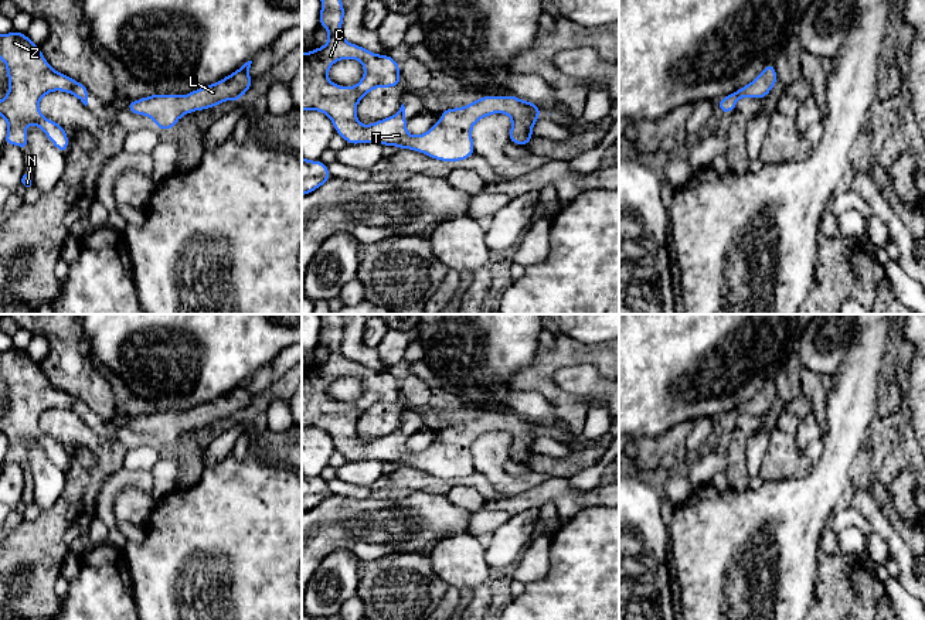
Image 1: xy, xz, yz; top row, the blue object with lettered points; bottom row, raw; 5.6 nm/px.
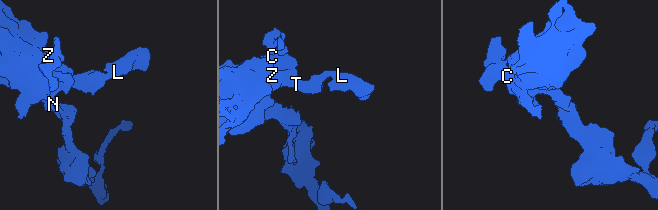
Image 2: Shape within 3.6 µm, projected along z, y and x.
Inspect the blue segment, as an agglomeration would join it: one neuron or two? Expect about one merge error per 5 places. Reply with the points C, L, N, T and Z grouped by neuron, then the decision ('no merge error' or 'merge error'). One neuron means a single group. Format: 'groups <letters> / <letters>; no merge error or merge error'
groups C L N T Z; no merge error

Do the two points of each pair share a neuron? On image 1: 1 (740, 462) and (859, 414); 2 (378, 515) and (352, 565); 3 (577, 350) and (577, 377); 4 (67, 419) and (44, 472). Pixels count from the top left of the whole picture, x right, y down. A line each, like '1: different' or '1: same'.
1: different
2: different
3: different
4: different

